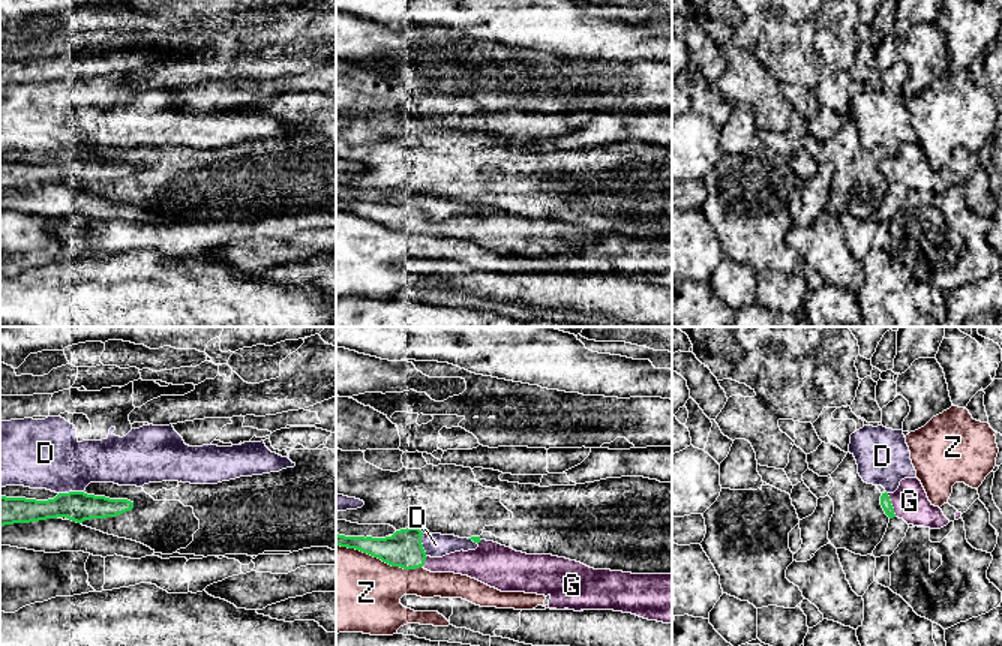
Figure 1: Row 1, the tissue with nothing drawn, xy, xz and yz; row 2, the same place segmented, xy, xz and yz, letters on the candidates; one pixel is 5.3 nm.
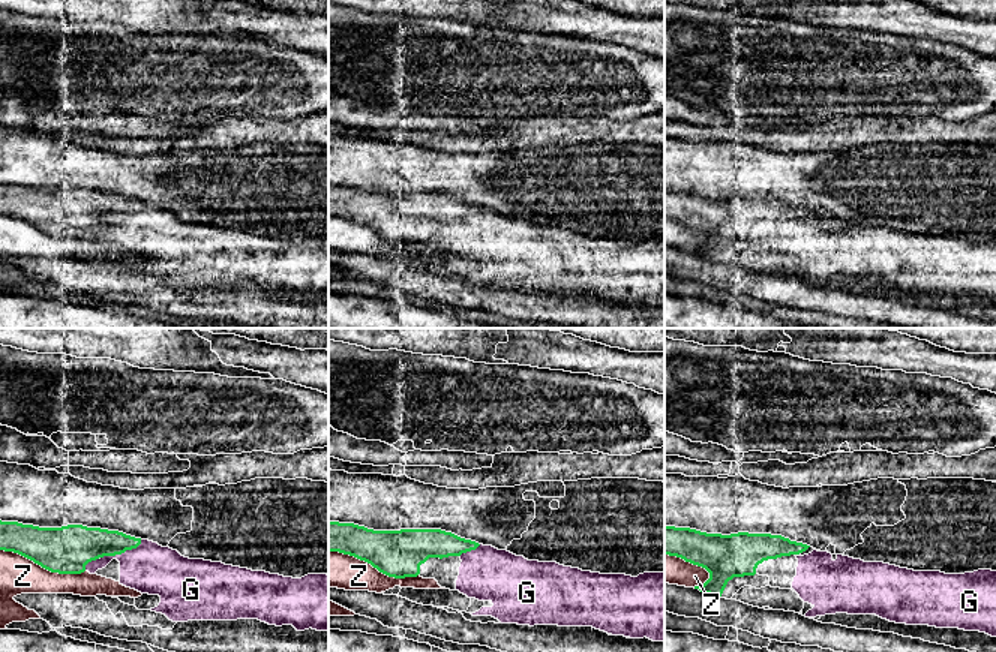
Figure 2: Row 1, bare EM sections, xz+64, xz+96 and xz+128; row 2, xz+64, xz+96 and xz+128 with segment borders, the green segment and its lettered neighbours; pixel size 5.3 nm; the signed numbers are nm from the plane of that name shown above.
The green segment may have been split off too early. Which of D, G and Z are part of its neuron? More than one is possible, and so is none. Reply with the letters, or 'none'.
G

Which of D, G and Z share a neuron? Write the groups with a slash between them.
D / G / Z

